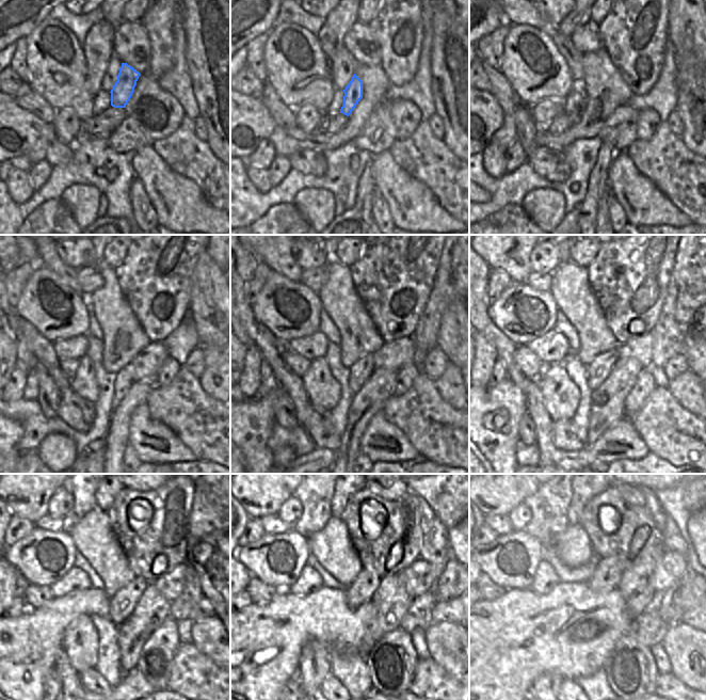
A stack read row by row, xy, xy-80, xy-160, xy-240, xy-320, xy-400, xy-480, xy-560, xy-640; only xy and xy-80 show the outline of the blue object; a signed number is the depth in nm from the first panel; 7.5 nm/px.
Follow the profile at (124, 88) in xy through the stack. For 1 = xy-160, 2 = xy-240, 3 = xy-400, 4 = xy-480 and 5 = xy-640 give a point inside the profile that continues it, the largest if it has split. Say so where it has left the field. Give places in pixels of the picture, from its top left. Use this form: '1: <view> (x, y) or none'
1: xy-160 (575, 115)
2: xy-240 (83, 383)
3: xy-400 (561, 396)
4: xy-480 (80, 641)
5: xy-640 (545, 686)

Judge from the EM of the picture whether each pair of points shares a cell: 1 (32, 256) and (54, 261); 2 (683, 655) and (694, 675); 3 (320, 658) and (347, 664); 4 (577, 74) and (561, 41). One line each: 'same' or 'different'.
1: different
2: same
3: different
4: same

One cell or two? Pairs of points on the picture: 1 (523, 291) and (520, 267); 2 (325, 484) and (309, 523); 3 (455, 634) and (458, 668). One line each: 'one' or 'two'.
1: two
2: one
3: one

